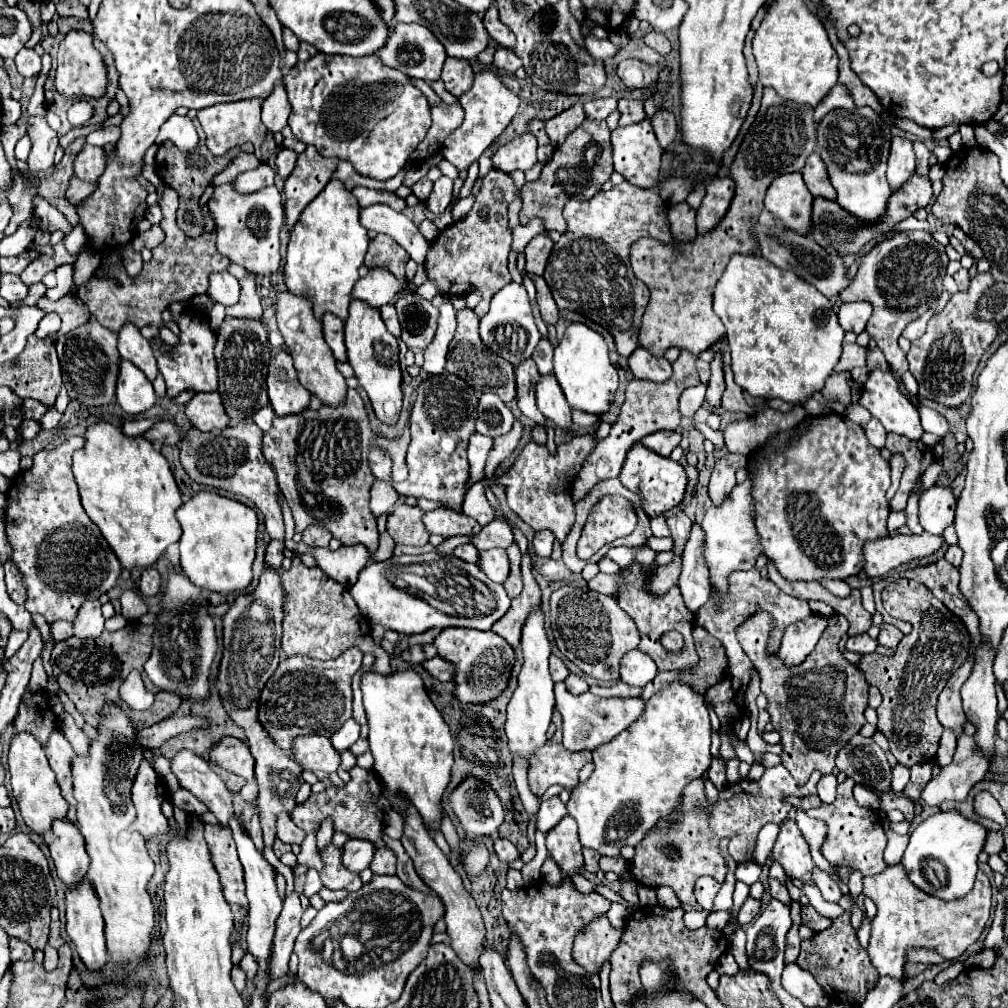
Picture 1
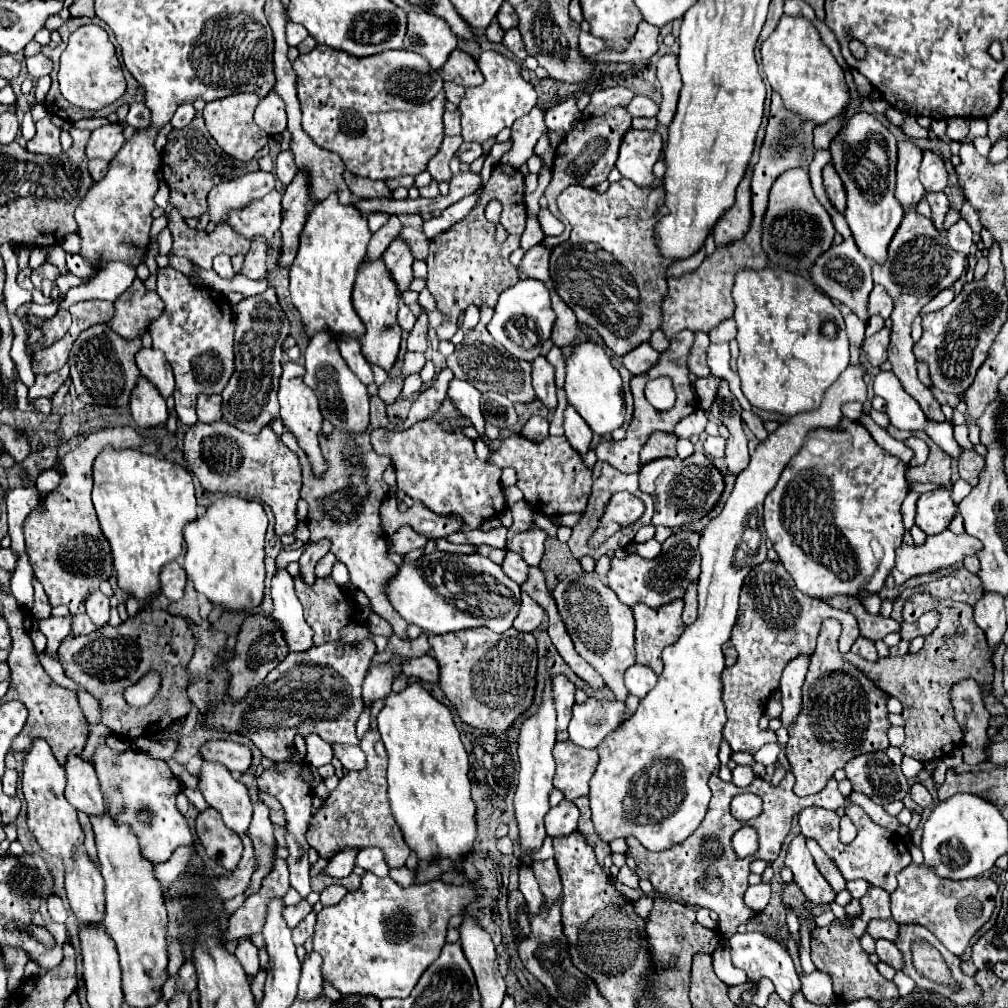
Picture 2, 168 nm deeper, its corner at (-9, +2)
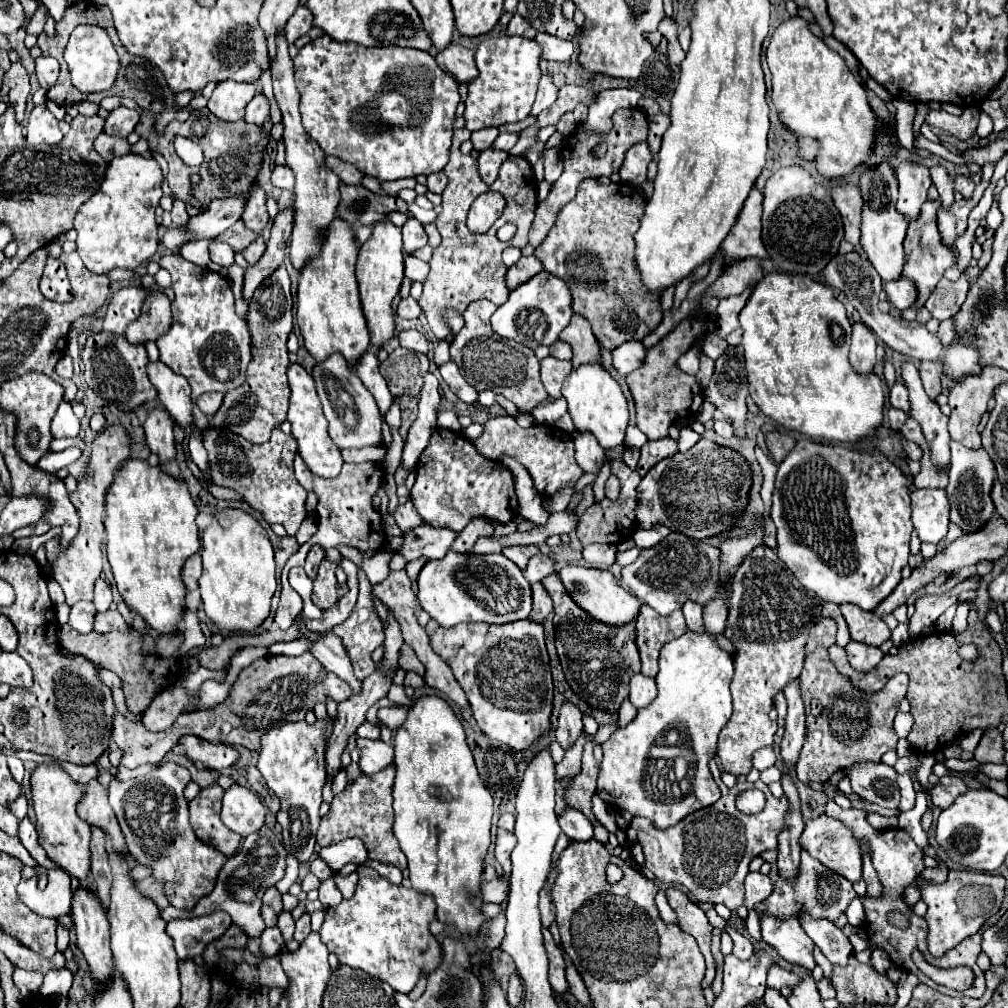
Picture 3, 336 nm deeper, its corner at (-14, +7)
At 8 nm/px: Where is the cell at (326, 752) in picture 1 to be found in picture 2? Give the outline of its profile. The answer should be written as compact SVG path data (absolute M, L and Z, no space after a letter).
M333 744L333 756L339 758L345 770L361 770L365 766L365 754L361 752L359 746L341 746Z

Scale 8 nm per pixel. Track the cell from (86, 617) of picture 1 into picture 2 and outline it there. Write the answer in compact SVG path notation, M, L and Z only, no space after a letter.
M101 590L93 592L89 596L89 600L85 602L85 606L87 606L89 618L93 620L93 624L97 628L101 628L101 626L107 624L107 620L109 620L109 598Z

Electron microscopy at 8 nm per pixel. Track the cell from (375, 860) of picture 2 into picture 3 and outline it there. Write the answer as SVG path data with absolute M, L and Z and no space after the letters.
M346 839L342 843L330 845L330 847L322 847L318 851L318 859L322 859L334 873L346 865L346 863L364 863L366 861L366 849L362 847L360 839Z

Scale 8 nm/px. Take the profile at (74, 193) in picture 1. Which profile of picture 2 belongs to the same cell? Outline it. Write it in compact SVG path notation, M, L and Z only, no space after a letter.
M91 160L91 162L89 162L89 174L93 176L93 182L105 178L107 166L109 166L109 164L107 164L105 160Z

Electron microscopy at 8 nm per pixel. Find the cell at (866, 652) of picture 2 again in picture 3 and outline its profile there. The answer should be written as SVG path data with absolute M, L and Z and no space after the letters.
M854 641L846 645L846 655L848 655L848 663L852 665L852 669L860 673L872 671L884 657L884 653L878 647L866 647L864 643L854 643Z

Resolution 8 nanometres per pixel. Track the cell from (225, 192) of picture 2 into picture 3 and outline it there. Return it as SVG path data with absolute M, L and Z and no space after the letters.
M242 197L216 199L202 213L198 213L196 217L190 217L186 225L166 229L160 241L166 249L178 251L182 245L186 245L190 241L214 239L240 219L244 205L246 203Z

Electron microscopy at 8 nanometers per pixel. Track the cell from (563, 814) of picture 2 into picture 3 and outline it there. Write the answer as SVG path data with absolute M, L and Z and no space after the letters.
M568 807L558 815L558 821L560 821L562 833L566 833L572 841L590 841L592 839L592 823L580 811L574 811Z

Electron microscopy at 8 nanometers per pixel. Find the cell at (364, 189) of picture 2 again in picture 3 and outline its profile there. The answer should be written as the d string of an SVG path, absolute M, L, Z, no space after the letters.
M326 157L326 159L324 159L324 163L326 163L326 167L328 167L328 169L332 169L332 171L340 177L340 181L342 181L342 183L358 185L358 183L360 183L360 179L362 179L362 173L360 173L358 169L354 169L354 167L352 167L352 163L346 163L346 161L338 159L338 157Z

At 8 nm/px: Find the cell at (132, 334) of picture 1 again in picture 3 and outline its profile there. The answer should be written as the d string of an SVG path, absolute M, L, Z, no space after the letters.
M160 361L148 363L150 383L158 391L158 399L162 407L172 415L172 419L186 429L188 435L194 431L194 415L192 415L192 389L186 377L168 371L168 367Z

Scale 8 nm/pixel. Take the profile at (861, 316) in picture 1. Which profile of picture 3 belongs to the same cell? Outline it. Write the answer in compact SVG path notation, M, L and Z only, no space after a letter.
M906 277L898 283L886 283L884 291L888 295L888 301L900 311L912 307L916 301L916 285L912 279L906 279Z

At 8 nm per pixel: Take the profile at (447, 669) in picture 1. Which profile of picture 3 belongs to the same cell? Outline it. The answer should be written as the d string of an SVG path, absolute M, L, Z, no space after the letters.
M406 643L400 647L398 665L400 665L404 671L416 671L418 675L424 675L424 667L422 667L422 663L418 661L418 657L414 655L414 651L412 651Z

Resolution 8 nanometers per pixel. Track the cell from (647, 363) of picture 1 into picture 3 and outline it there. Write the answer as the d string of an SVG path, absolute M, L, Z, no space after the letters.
M626 341L612 351L612 365L622 377L626 377L628 373L632 373L642 365L644 353L646 353L646 347L640 341Z

